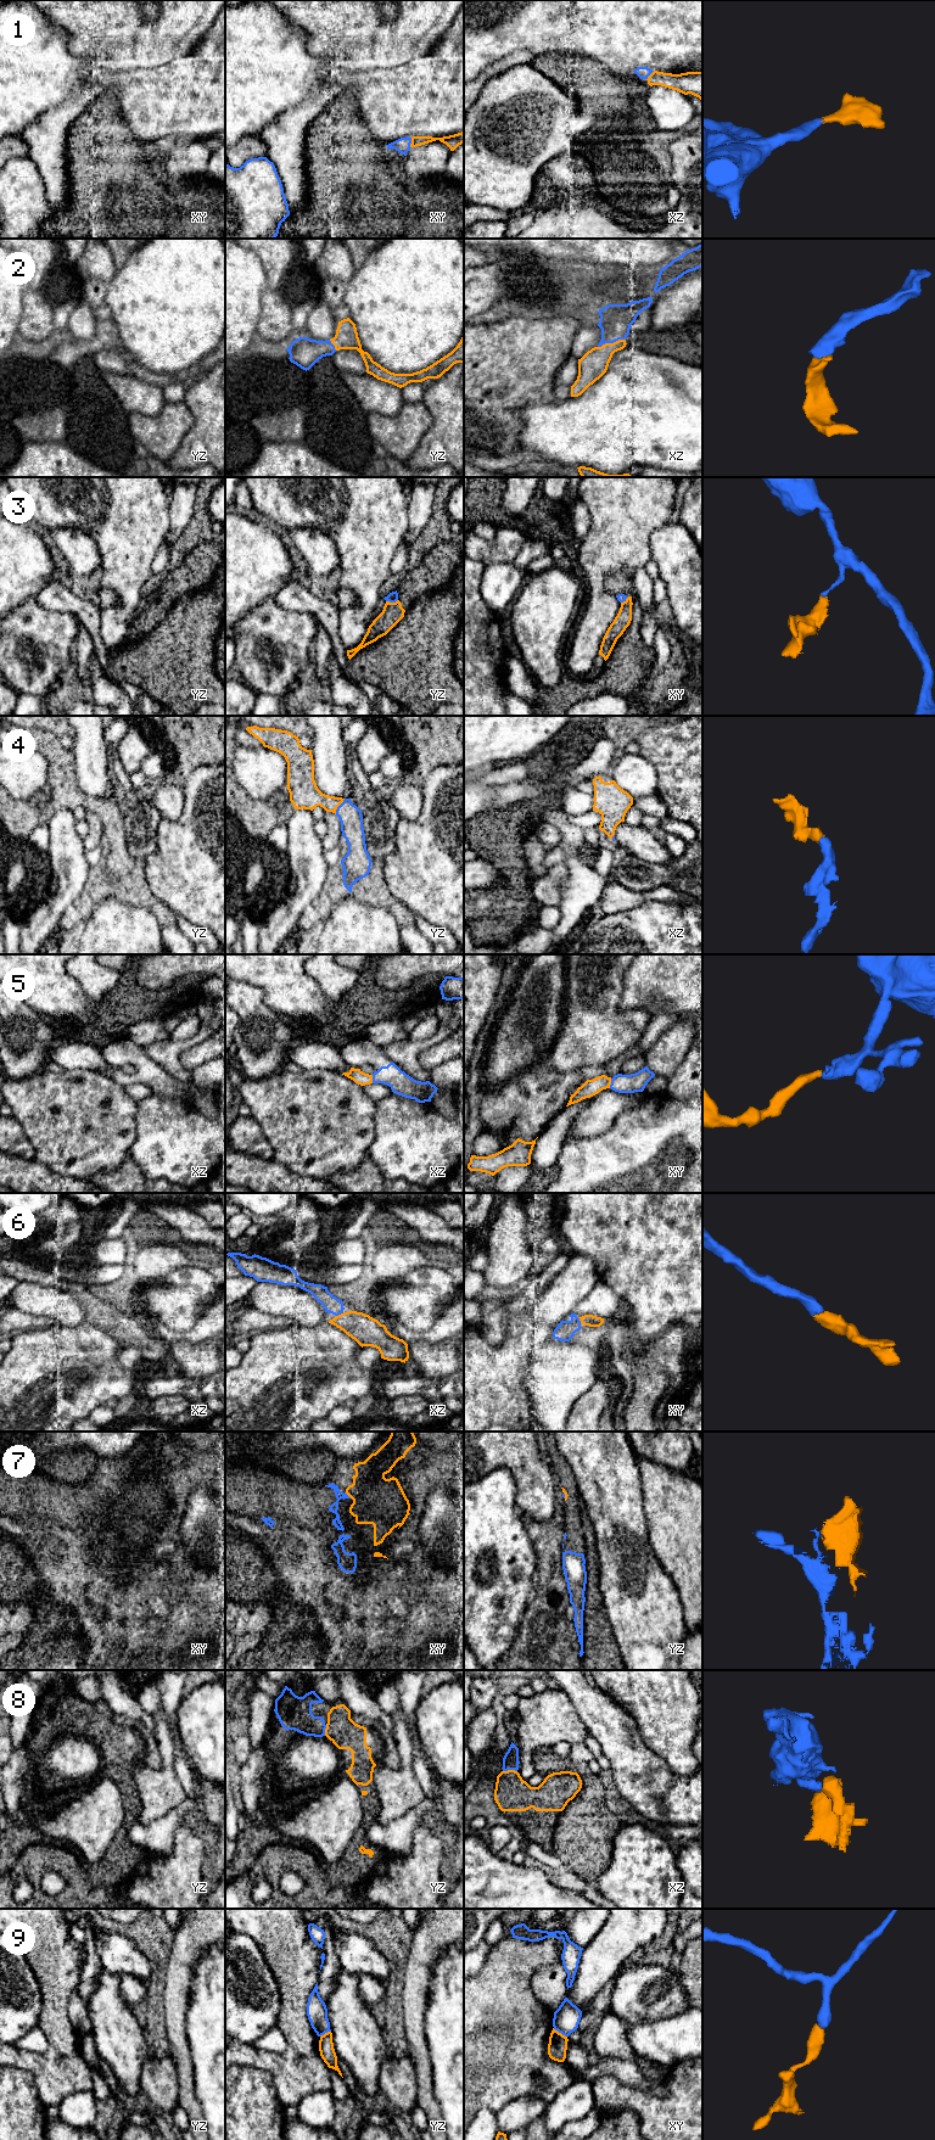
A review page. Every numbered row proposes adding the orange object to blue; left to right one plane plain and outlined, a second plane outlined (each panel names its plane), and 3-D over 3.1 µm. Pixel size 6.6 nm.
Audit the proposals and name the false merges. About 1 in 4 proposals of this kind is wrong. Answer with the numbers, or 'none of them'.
3, 9

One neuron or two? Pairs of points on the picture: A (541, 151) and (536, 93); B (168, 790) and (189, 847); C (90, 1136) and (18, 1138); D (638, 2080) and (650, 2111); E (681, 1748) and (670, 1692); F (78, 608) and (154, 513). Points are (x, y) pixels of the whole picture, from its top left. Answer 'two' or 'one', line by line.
A: one
B: two
C: two
D: two
E: one
F: two

